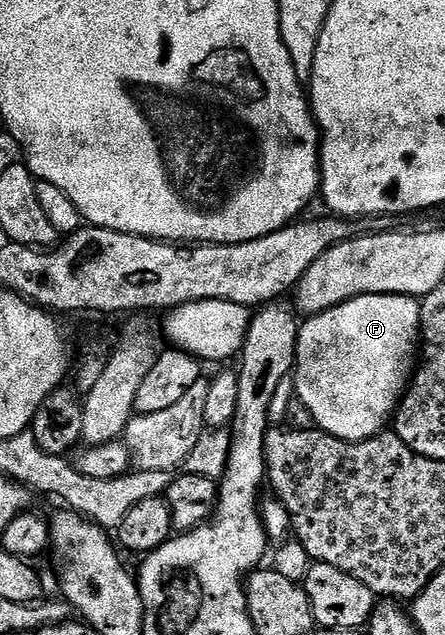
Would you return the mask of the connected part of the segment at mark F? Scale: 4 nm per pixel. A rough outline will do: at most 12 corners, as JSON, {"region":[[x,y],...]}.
{"region":[[414,295],[300,326],[295,393],[350,443],[392,422],[421,351]]}

